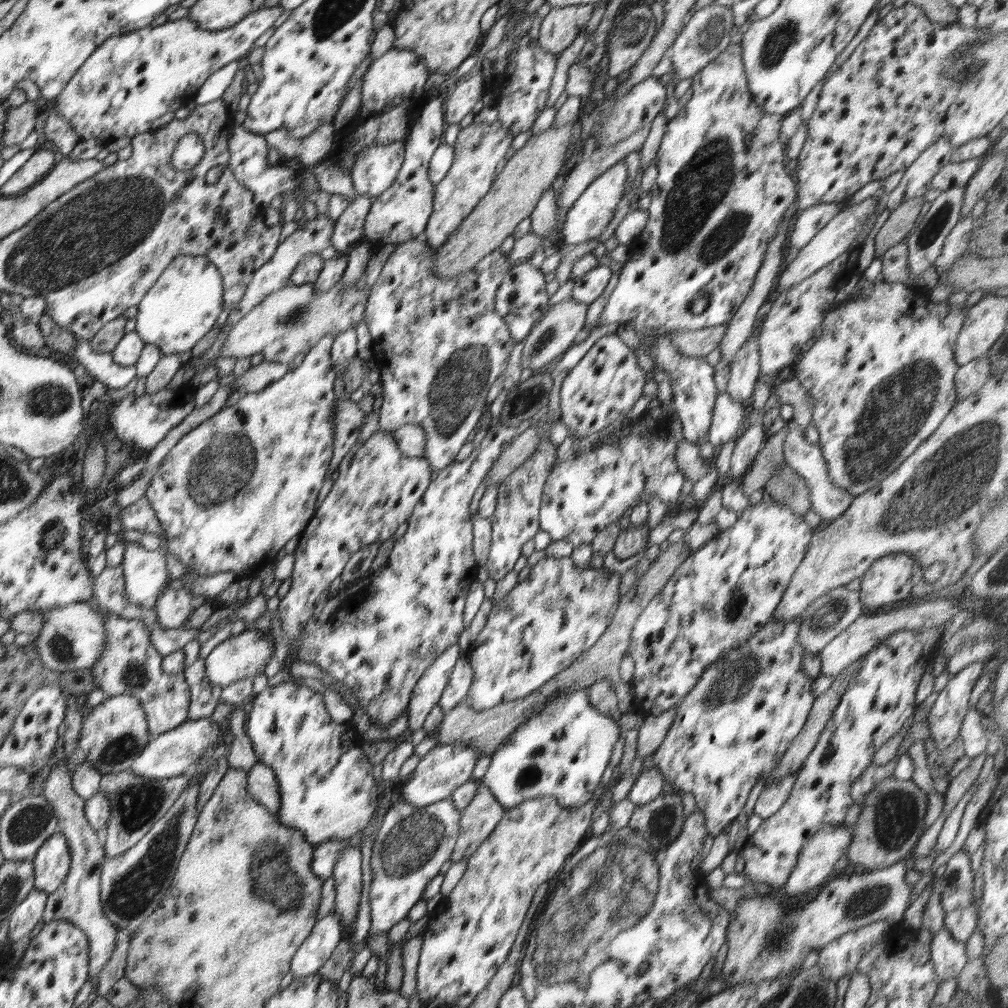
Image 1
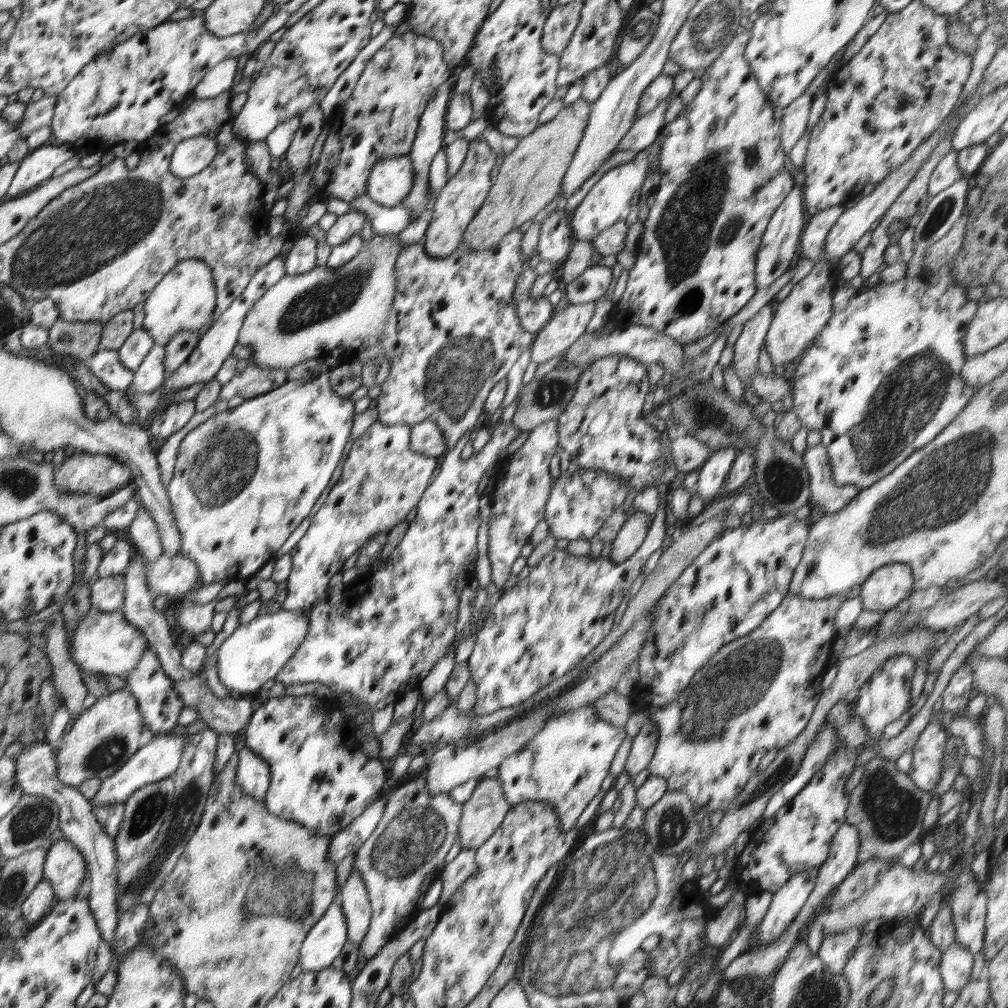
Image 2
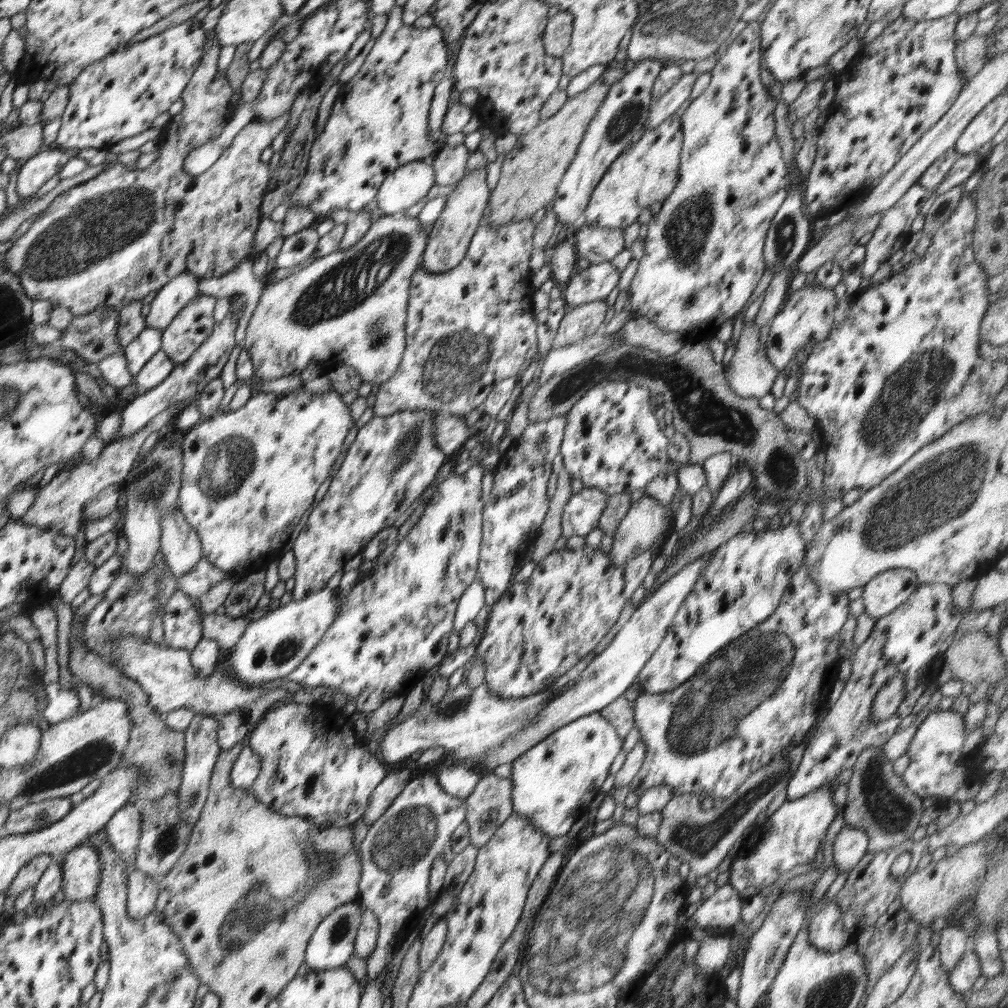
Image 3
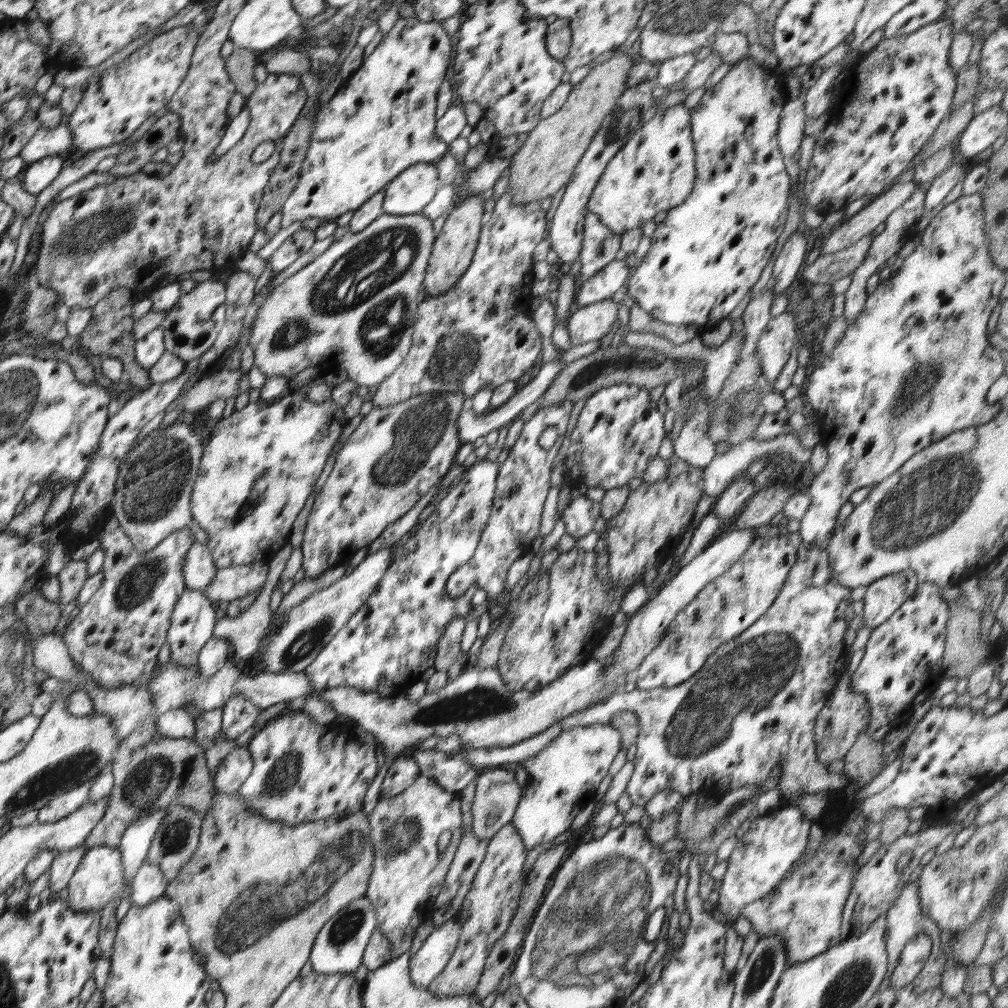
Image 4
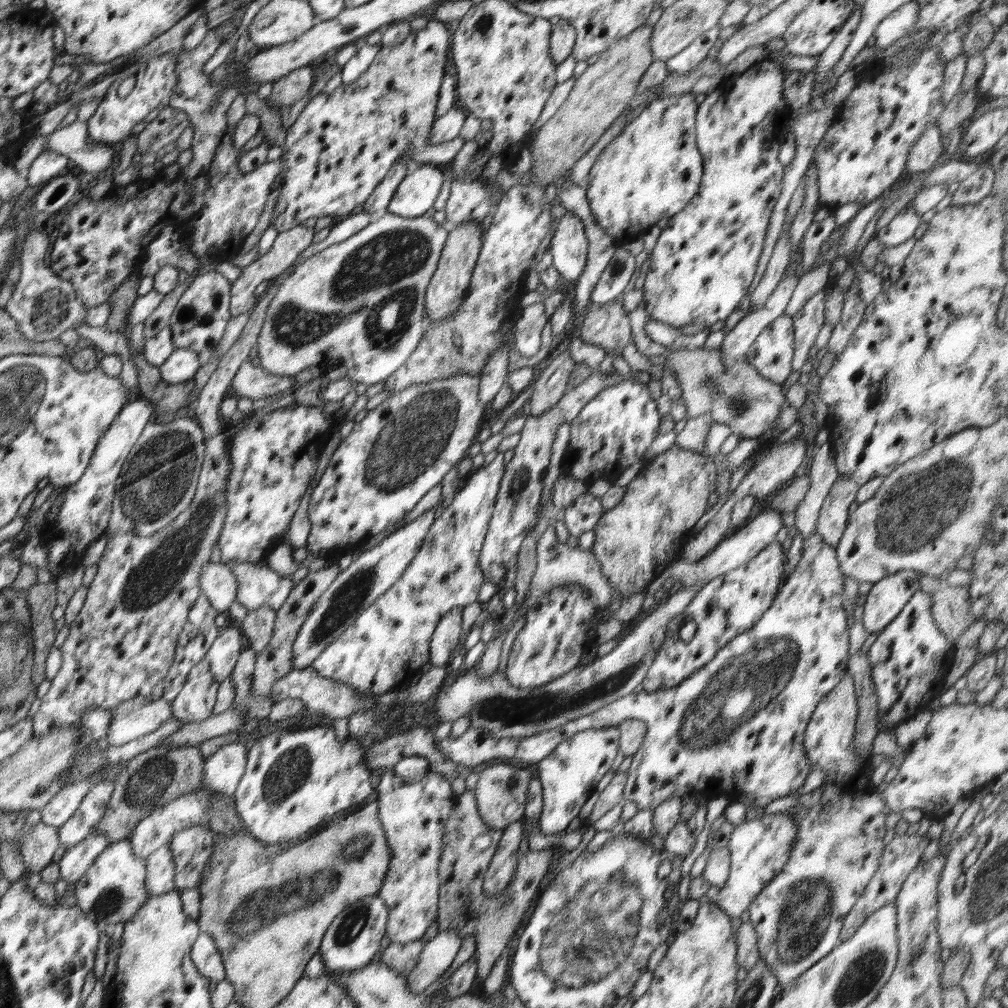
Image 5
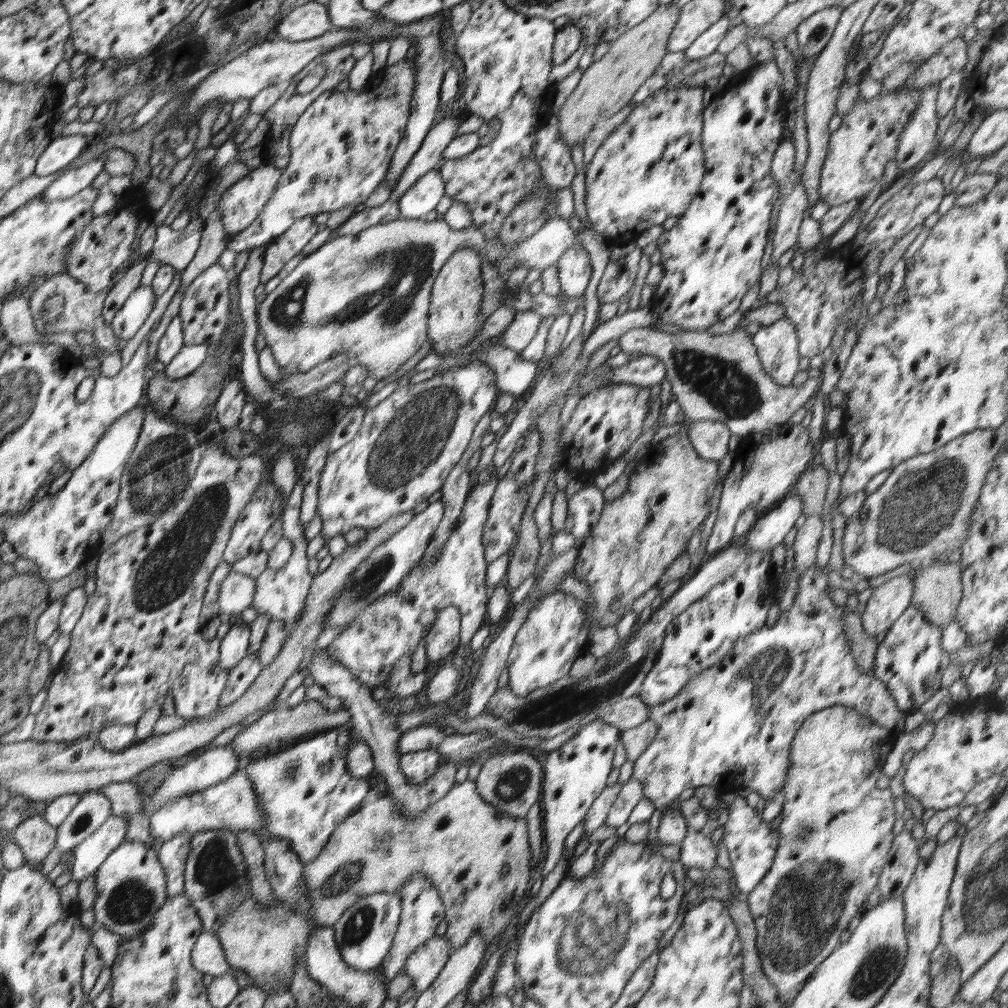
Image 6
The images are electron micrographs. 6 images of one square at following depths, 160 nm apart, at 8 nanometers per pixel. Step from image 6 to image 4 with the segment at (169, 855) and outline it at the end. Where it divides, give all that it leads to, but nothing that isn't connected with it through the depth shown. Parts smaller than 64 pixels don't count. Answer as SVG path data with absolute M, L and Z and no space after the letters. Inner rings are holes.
M144 862L130 884L131 904L146 906L163 896L168 880L156 864Z

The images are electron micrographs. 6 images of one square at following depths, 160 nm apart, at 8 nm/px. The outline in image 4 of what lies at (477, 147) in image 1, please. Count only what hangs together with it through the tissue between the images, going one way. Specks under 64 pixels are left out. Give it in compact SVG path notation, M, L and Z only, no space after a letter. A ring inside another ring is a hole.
M470 195L461 200L461 203L452 206L448 212L448 218L446 218L440 234L436 237L432 256L430 256L430 262L426 268L423 282L425 296L436 298L440 294L446 294L452 286L458 284L458 280L461 280L464 272L470 267L478 246L478 240L480 240L482 226L480 220L484 214L482 202L483 199L480 195Z

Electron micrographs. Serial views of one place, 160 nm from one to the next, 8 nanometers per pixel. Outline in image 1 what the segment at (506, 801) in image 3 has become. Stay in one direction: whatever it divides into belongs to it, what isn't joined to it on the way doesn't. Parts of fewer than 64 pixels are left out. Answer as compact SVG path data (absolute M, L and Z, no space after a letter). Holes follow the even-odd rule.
M478 782L474 799L461 811L459 835L451 858L453 863L468 859L495 830L505 812L486 785Z

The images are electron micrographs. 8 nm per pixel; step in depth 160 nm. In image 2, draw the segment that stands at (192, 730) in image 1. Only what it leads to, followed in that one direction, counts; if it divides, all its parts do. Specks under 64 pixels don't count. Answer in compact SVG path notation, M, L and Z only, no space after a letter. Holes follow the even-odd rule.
M156 736L146 746L140 748L139 751L124 764L120 771L115 775L101 781L100 789L90 800L92 811L102 806L112 806L112 804L124 804L138 788L152 784L153 782L172 778L178 769L184 747L188 745L188 739L182 736Z

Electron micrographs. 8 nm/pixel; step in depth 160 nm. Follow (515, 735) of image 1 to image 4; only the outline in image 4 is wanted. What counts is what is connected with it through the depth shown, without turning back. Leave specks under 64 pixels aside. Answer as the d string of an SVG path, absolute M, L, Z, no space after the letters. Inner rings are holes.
M592 724L576 726L554 738L544 750L524 761L524 769L528 771L528 786L523 789L522 798L515 810L511 823L518 831L523 846L528 850L535 846L552 841L556 836L570 829L574 817L591 801L594 801L597 789L609 774L609 768L618 752L621 750L621 734L610 724Z

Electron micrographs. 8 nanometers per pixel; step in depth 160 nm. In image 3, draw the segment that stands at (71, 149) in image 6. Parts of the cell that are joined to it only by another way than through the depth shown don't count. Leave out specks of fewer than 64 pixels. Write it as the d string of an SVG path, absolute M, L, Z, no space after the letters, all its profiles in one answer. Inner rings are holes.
M53 146L46 147L32 158L22 161L16 184L18 196L29 199L54 174L58 174L75 154L73 150Z

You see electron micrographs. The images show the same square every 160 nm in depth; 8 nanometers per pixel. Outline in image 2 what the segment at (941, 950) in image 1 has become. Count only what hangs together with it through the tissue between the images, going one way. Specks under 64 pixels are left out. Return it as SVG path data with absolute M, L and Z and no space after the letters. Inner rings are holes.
M958 943L951 944L940 959L940 976L945 990L959 992L972 980L970 974L974 964L973 954Z

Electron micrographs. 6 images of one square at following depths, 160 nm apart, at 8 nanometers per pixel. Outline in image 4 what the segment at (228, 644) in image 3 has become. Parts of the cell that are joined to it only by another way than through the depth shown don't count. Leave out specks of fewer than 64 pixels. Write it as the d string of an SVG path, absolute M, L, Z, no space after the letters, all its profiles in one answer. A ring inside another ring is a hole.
M288 541L275 555L274 558L269 562L269 569L267 574L266 582L263 584L262 590L258 593L256 600L247 608L243 614L239 614L234 618L226 615L222 619L215 622L213 628L213 636L216 638L225 638L232 648L234 648L234 654L232 659L241 665L248 658L252 658L254 654L259 650L259 644L262 639L265 638L267 626L271 623L273 615L270 611L270 596L279 580L279 576L285 569L288 557L292 552L292 545Z

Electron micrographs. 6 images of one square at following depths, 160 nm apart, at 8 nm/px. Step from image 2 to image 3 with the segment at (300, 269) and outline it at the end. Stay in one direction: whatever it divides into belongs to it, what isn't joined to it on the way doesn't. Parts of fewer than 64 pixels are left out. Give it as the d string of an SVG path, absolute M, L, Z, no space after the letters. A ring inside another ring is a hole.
M313 226L284 238L282 250L274 260L275 269L292 268L313 256L321 236Z

